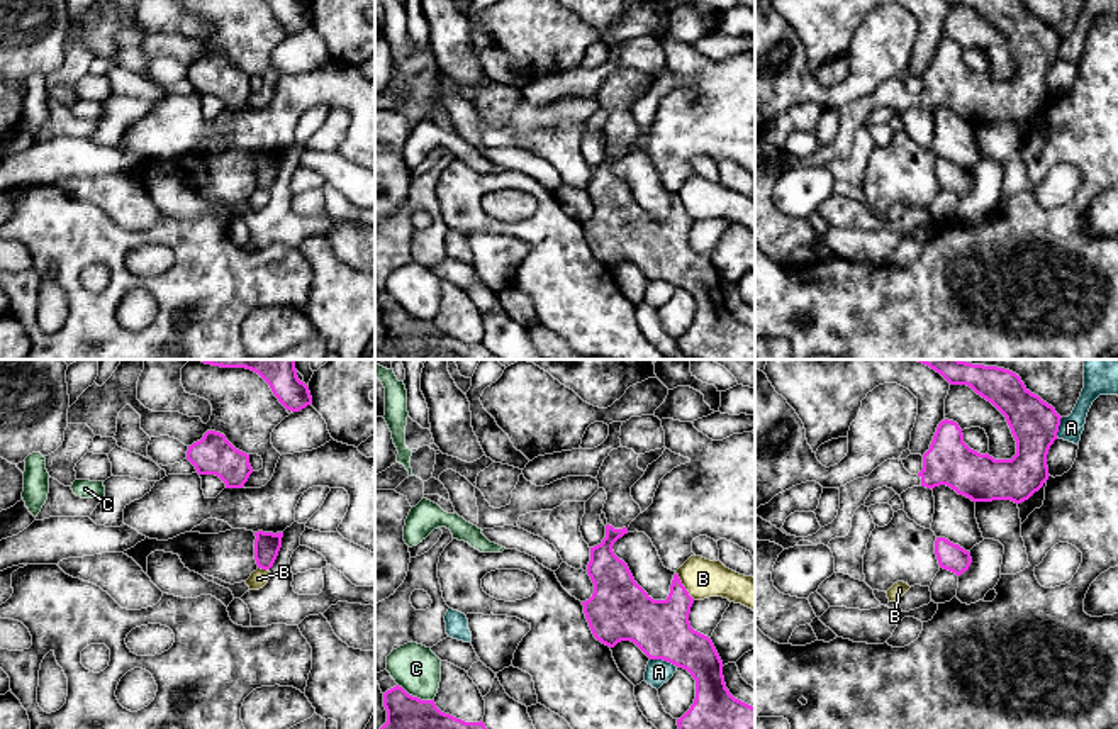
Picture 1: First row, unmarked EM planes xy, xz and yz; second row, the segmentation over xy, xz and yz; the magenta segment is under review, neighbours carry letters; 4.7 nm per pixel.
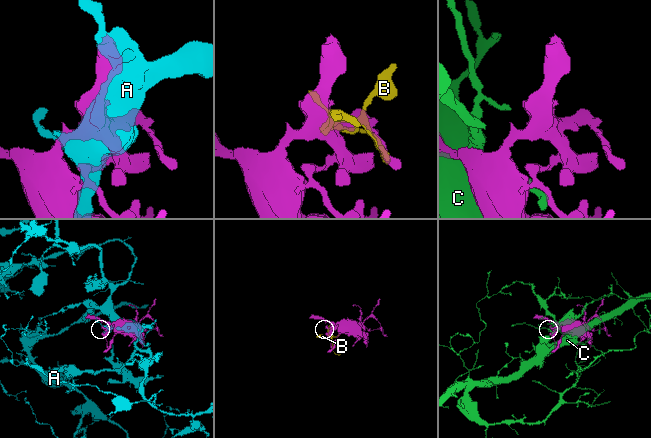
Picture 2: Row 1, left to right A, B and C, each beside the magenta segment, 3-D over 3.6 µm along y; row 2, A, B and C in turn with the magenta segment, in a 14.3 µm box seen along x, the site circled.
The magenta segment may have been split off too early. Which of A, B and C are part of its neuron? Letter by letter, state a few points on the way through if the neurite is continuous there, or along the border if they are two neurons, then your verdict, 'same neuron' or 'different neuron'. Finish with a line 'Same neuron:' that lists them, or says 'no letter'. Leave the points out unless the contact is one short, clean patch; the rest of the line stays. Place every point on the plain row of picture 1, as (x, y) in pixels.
A: different neuron
B: different neuron
C: different neuron
Same neuron: no letter

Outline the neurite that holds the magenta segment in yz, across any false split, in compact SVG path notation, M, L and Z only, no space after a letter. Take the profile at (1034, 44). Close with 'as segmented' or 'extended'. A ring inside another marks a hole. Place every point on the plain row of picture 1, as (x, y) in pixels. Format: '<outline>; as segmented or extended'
M947 0L950 5L967 5L991 22L1004 37L1016 61L1011 80L994 80L964 63L962 49L953 41L942 41L930 70L923 75L923 90L911 95L903 81L887 80L869 97L840 107L836 139L808 158L787 156L770 142L755 136L755 159L770 161L784 170L799 161L828 166L835 158L848 156L855 131L867 117L882 107L897 115L913 107L935 109L947 105L972 122L1011 120L1021 124L1048 100L1047 75L1060 46L1060 36L1052 25L1031 14L1021 0Z; extended

